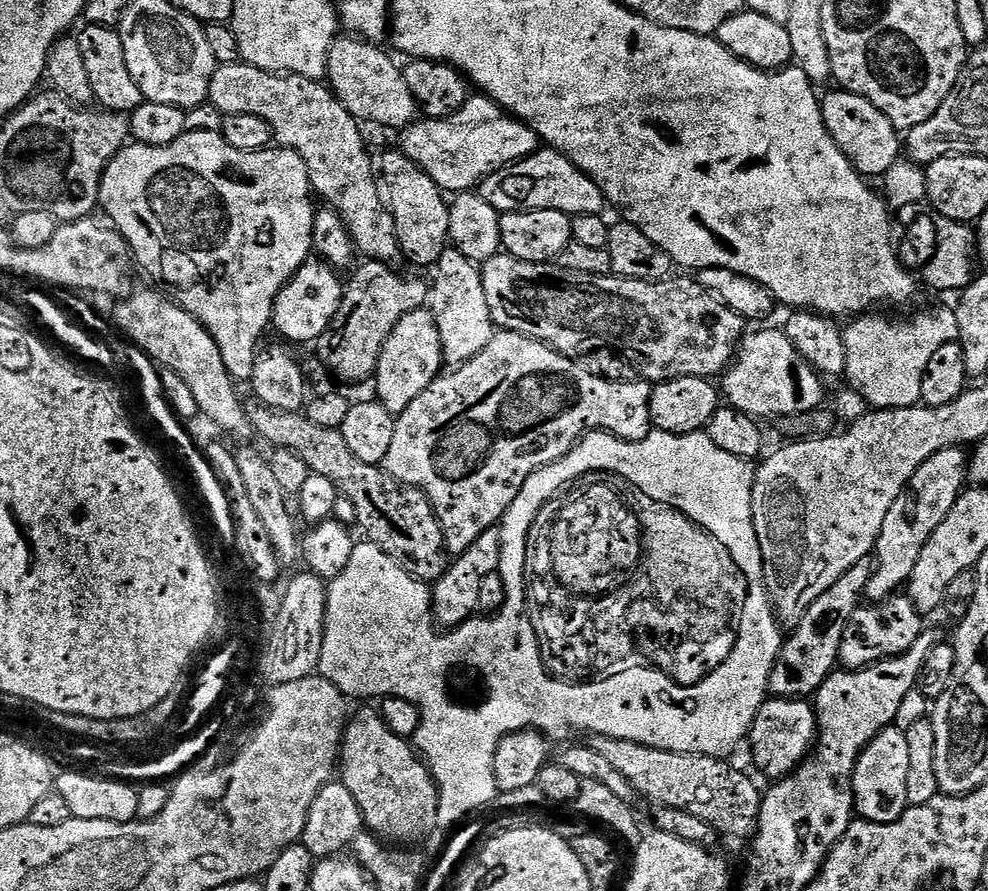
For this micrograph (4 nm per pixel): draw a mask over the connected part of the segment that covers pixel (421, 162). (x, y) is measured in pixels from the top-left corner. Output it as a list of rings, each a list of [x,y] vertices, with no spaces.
[[[469,95],[463,106],[440,119],[420,118],[399,133],[399,151],[434,180],[445,193],[457,194],[475,189],[480,181],[499,168],[540,151],[542,141],[524,121],[513,116],[491,96]]]

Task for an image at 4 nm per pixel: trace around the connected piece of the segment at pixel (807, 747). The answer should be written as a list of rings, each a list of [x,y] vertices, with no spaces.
[[[769,697],[765,699],[749,728],[748,746],[752,748],[752,754],[757,766],[764,770],[772,779],[783,779],[796,769],[807,759],[815,745],[818,736],[816,726],[815,707],[805,699],[793,697]]]

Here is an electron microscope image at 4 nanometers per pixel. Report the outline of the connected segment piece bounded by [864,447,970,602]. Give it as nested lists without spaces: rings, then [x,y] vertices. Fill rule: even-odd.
[[[963,447],[947,448],[938,450],[938,454],[926,458],[926,462],[918,466],[902,495],[894,506],[890,506],[886,522],[882,522],[874,549],[874,571],[864,587],[864,596],[869,601],[887,600],[907,585],[914,574],[914,566],[918,566],[918,558],[922,558],[926,542],[930,542],[934,530],[942,526],[946,514],[954,510],[954,502],[958,502],[961,492],[965,491],[969,459],[969,453]]]

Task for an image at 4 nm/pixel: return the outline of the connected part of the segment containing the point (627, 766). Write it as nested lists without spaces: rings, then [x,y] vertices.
[[[624,750],[607,753],[611,765],[630,780],[643,799],[676,808],[710,825],[717,833],[751,837],[759,824],[763,793],[755,782],[723,759],[687,752]]]

